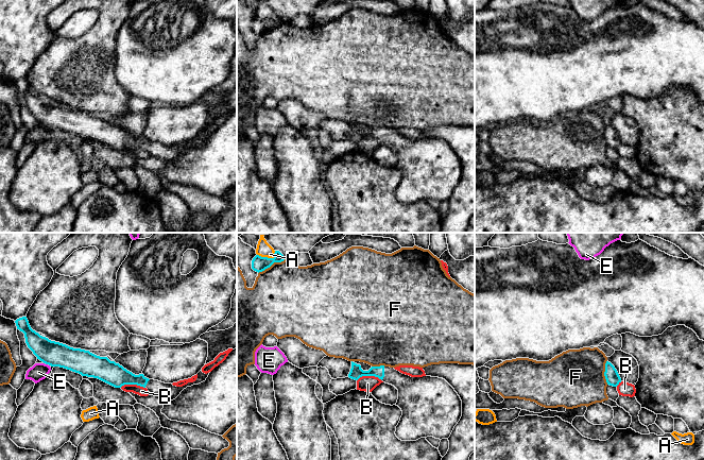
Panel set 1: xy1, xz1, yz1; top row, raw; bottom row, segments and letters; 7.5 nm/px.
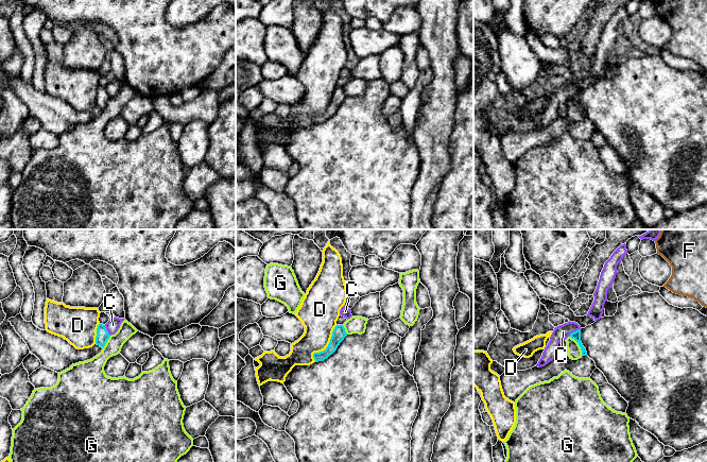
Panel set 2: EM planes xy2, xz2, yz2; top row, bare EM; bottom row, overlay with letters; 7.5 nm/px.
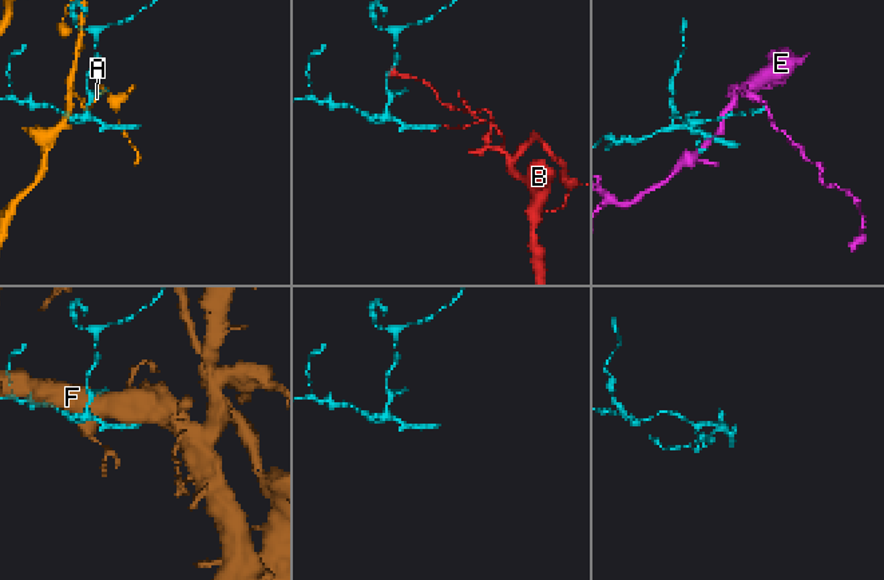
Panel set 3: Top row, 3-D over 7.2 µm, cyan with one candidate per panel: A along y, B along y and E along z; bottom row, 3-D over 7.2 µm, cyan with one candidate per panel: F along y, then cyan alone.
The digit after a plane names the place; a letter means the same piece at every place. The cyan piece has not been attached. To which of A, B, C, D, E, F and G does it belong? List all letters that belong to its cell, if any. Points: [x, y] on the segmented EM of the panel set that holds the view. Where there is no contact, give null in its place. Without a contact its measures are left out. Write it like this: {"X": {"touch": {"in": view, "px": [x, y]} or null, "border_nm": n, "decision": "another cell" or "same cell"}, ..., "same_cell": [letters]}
{"A": {"touch": {"in": "xz1", "px": [267, 257]}, "border_nm": 150, "decision": "another cell"}, "B": {"touch": {"in": "xz1", "px": [368, 375]}, "border_nm": 190, "decision": "another cell"}, "C": {"touch": {"in": "yz2", "px": [574, 331]}, "border_nm": 110, "decision": "another cell"}, "D": {"touch": {"in": "xz2", "px": [327, 346]}, "border_nm": 320, "decision": "another cell"}, "E": {"touch": null, "decision": "another cell"}, "F": {"touch": {"in": "xz1", "px": [271, 265]}, "border_nm": 240, "decision": "another cell"}, "G": {"touch": {"in": "yz2", "px": [579, 344]}, "border_nm": 190, "decision": "another cell"}, "same_cell": []}

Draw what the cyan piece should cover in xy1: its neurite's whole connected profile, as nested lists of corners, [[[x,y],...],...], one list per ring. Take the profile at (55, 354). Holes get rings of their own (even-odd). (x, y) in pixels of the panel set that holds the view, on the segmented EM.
[[[27,317],[17,319],[15,323],[17,329],[24,334],[28,347],[44,363],[64,368],[82,376],[98,378],[115,388],[121,388],[124,385],[137,385],[147,388],[150,393],[160,396],[166,402],[175,399],[187,387],[205,381],[209,375],[209,373],[205,374],[201,370],[195,381],[176,387],[172,384],[149,379],[143,374],[135,375],[119,363],[110,361],[107,357],[100,357],[89,351],[73,348],[51,341],[33,330]]]

